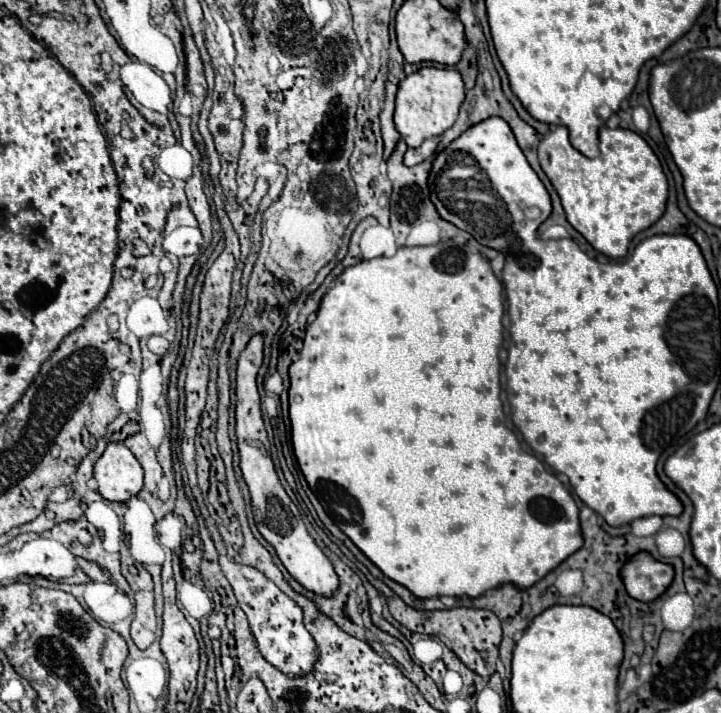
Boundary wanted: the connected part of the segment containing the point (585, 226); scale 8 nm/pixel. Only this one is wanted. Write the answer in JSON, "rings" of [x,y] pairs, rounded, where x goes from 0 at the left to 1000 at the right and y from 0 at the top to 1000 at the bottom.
{"rings":[[[784,177],[767,180],[748,202],[748,230],[784,292],[786,311],[845,362],[864,362],[875,334],[908,314],[922,297],[928,261],[903,205],[875,182],[834,180],[834,219],[814,222],[789,199]]]}

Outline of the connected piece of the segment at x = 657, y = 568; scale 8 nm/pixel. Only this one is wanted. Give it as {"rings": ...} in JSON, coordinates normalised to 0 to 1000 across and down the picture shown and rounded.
{"rings":[[[900,774],[878,777],[861,797],[861,813],[875,839],[906,844],[933,816],[936,799],[931,791],[908,785]]]}

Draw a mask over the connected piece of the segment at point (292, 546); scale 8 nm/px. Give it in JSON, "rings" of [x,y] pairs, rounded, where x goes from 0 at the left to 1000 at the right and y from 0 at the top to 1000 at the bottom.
{"rings":[[[354,468],[329,508],[329,567],[326,567],[326,589],[329,589],[326,609],[331,620],[331,637],[334,637],[334,662],[348,690],[351,724],[356,729],[359,746],[373,763],[381,766],[401,805],[426,827],[434,827],[448,836],[459,836],[470,822],[470,811],[462,799],[462,791],[448,777],[448,771],[437,763],[437,757],[429,752],[415,724],[415,715],[406,707],[406,701],[398,696],[398,690],[393,687],[384,670],[379,645],[376,645],[376,628],[373,628],[373,614],[368,606],[365,586],[362,586],[359,547],[356,547],[356,522],[362,511],[365,511],[365,468]]]}

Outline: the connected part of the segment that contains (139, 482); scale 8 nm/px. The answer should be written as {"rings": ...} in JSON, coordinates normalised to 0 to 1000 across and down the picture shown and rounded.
{"rings":[[[154,620],[132,648],[132,673],[146,701],[176,704],[198,684],[198,656],[176,626]]]}

